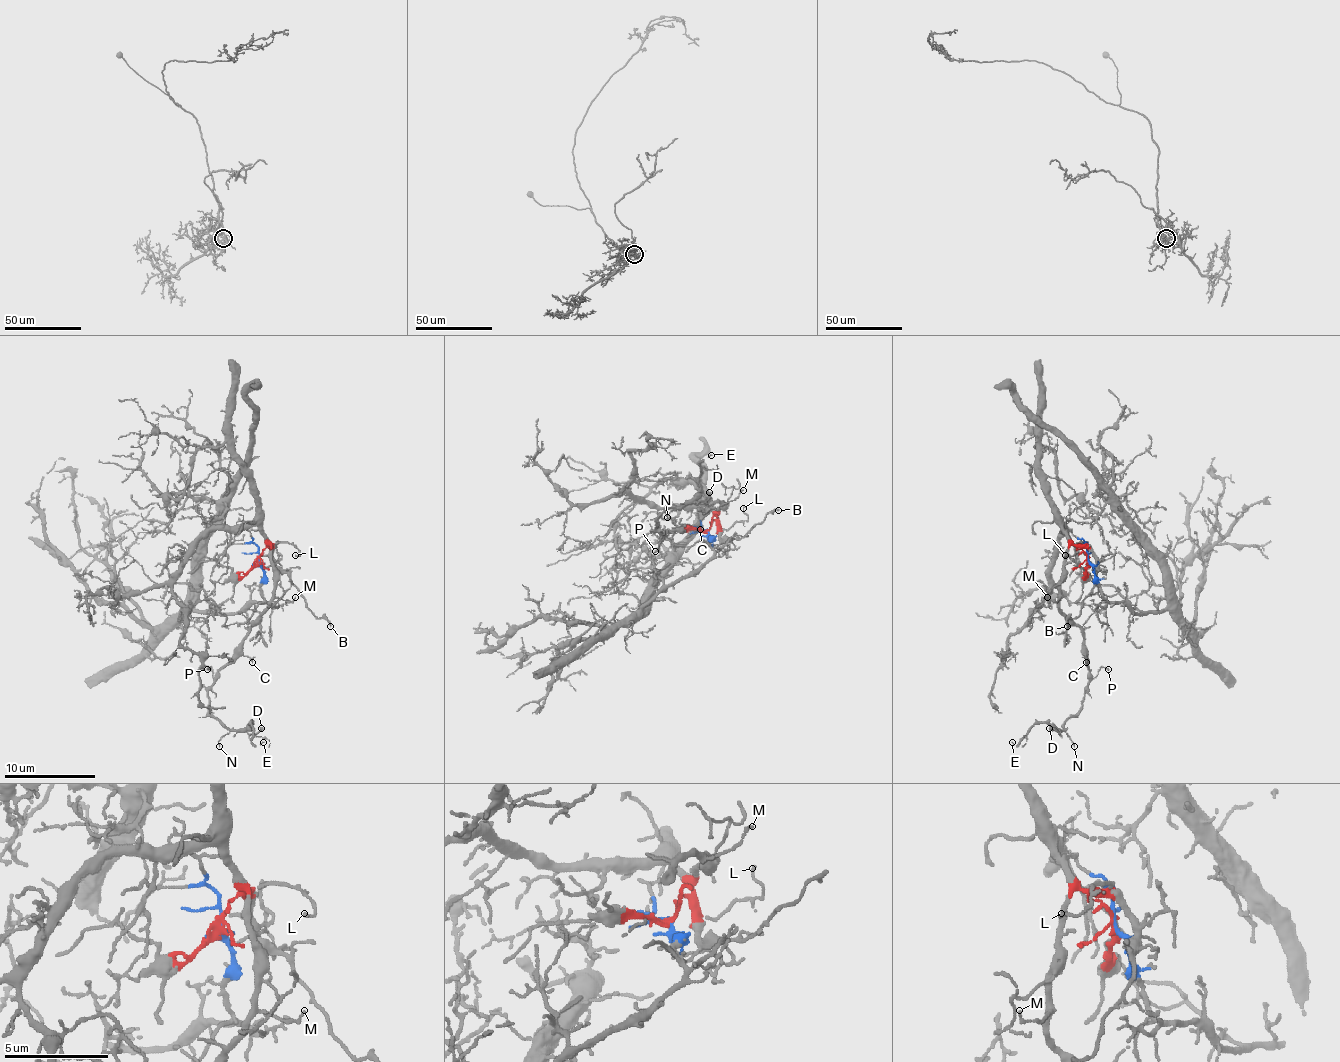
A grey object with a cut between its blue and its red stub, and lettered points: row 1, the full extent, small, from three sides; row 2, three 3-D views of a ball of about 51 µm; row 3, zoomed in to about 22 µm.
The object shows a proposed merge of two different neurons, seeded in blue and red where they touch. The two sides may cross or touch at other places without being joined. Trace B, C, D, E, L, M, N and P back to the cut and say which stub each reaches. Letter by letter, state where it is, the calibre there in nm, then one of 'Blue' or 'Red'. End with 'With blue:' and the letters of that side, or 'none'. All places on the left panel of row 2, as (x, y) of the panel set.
B: Place: (330, 626). Thickness 140 nm. Red
C: Place: (252, 662). Thickness 140 nm. Red
D: Place: (261, 728). Thickness 150 nm. Red
E: Place: (263, 742). Thickness 70 nm. Red
L: Place: (295, 555). Thickness 100 nm. Red
M: Place: (295, 597). Thickness 120 nm. Red
N: Place: (219, 746). Thickness 90 nm. Red
P: Place: (207, 669). Thickness 120 nm. Red
With blue: none

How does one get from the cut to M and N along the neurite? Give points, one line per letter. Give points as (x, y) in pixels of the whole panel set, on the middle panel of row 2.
M: (707, 530), (723, 503), (735, 498), (744, 489)
N: (707, 530), (721, 503), (714, 503), (694, 525), (657, 530), (657, 519), (669, 507), (678, 507), (667, 516)

